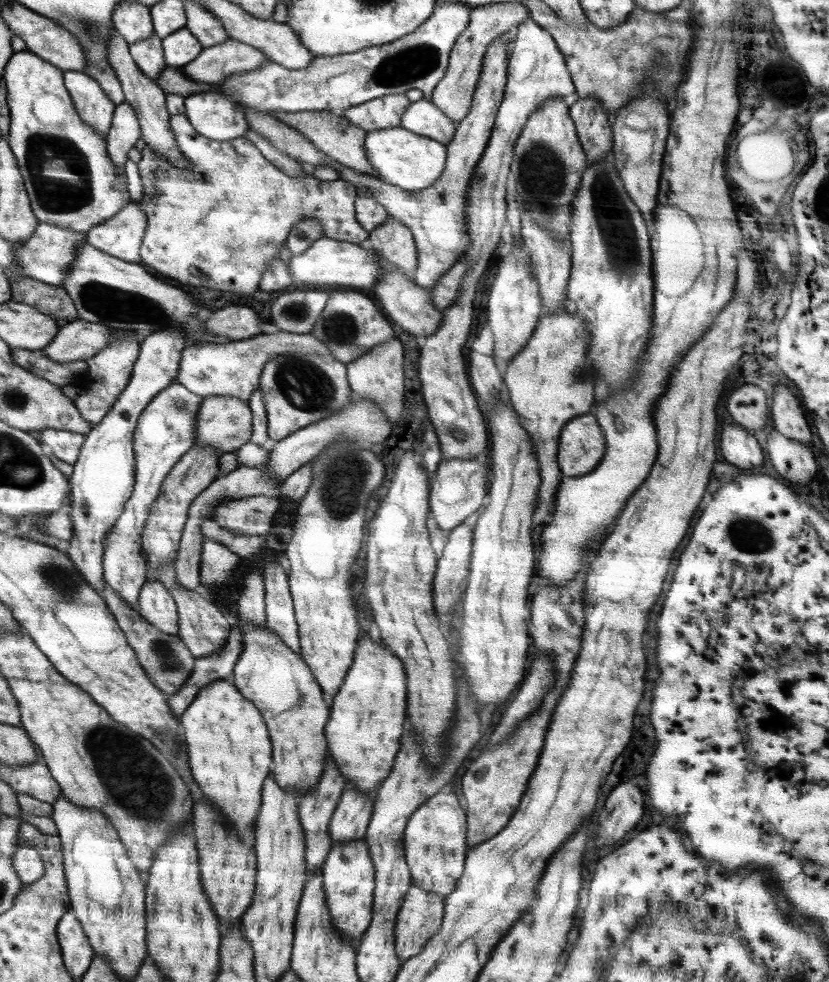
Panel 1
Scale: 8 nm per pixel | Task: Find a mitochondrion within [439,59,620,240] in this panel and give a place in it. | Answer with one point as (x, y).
(541, 169)

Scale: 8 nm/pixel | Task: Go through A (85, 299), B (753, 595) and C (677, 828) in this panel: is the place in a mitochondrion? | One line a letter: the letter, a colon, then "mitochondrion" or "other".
A: mitochondrion
B: other
C: other

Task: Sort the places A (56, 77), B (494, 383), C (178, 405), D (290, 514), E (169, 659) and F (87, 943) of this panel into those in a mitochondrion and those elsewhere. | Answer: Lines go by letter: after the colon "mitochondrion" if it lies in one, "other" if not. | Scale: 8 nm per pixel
A: other
B: other
C: mitochondrion
D: other
E: mitochondrion
F: other

